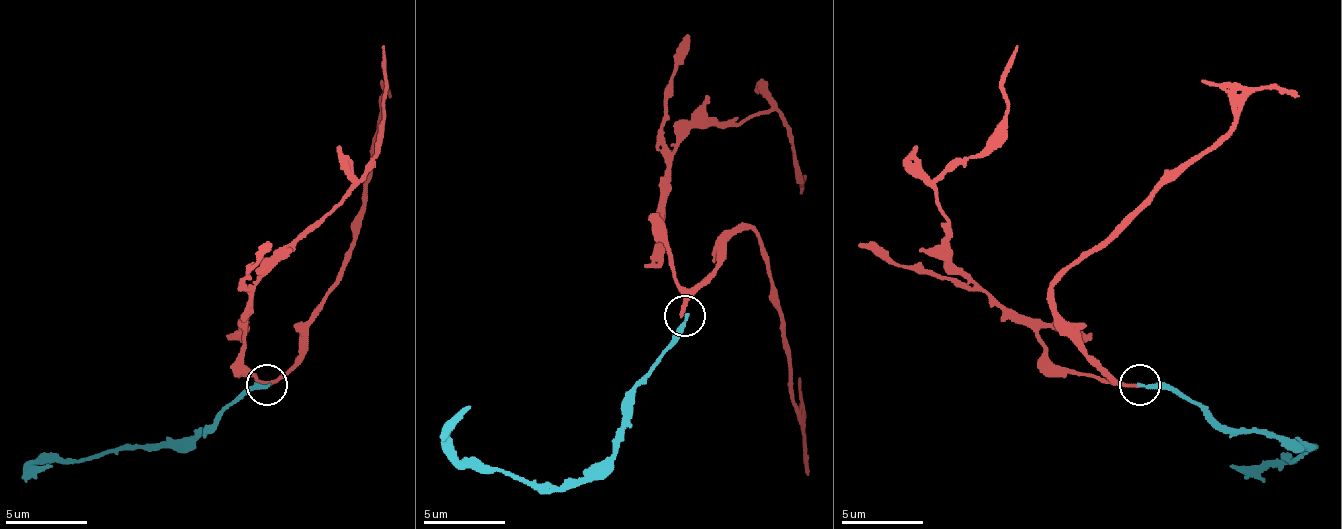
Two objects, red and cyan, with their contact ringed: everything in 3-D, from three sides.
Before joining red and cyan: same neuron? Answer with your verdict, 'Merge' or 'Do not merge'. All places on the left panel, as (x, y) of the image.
Do not merge

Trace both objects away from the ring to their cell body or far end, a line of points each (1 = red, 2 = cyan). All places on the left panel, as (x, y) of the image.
1: (266, 385), (241, 361), (249, 291), (372, 164), (384, 119), (384, 62), (380, 46)
2: (266, 385), (254, 385), (200, 434), (155, 446), (115, 446), (86, 459), (57, 459), (33, 467), (53, 467)

